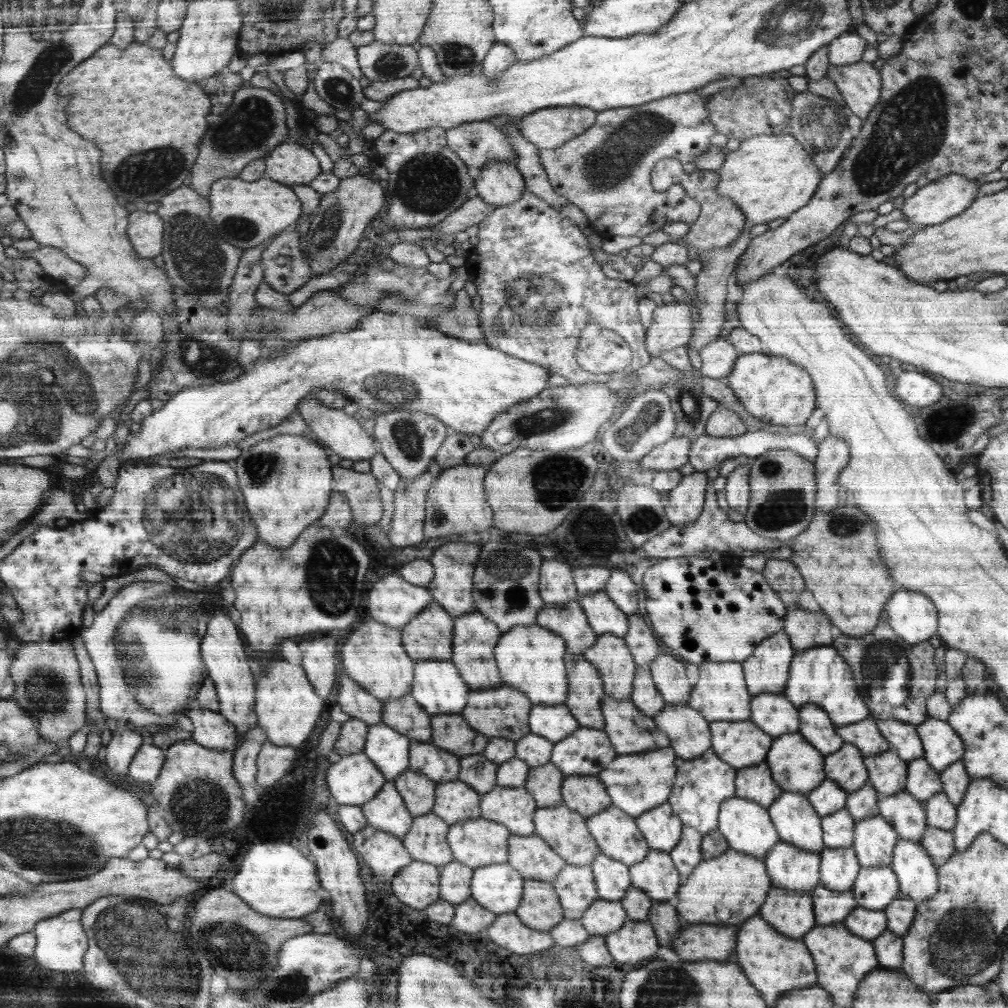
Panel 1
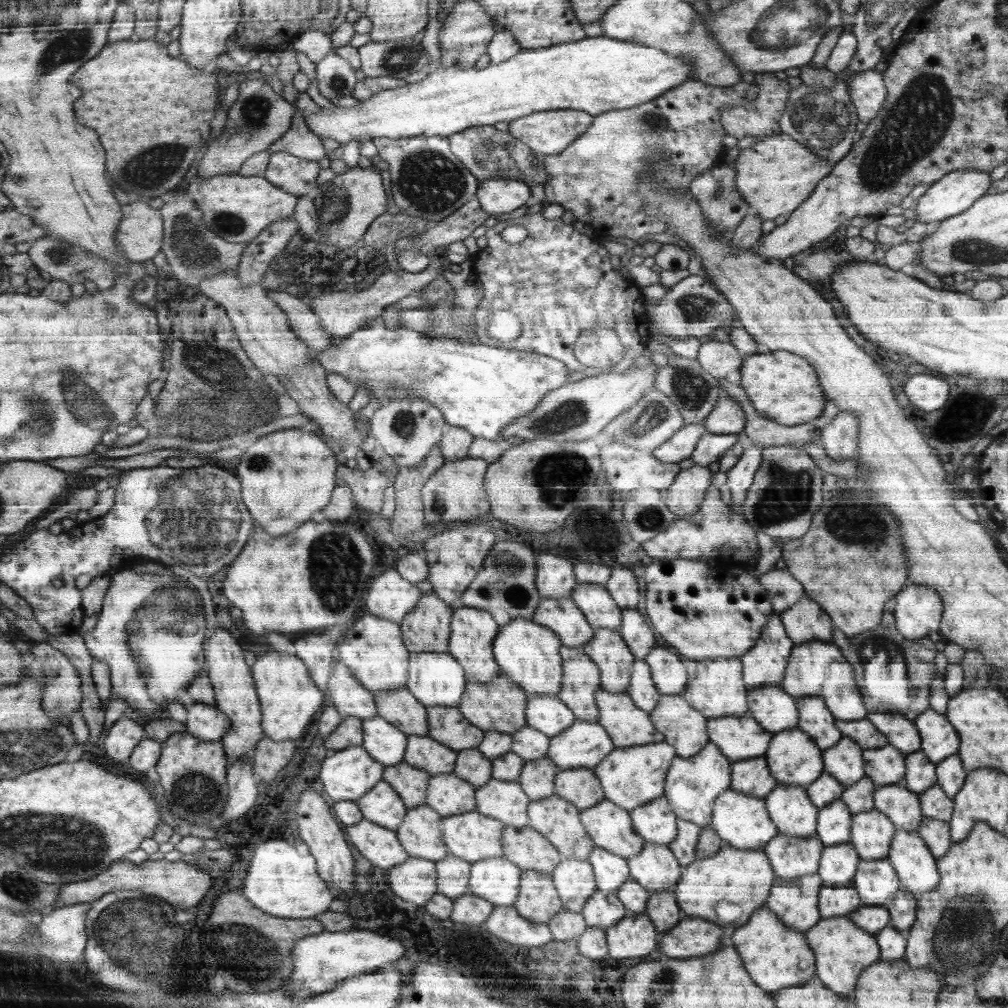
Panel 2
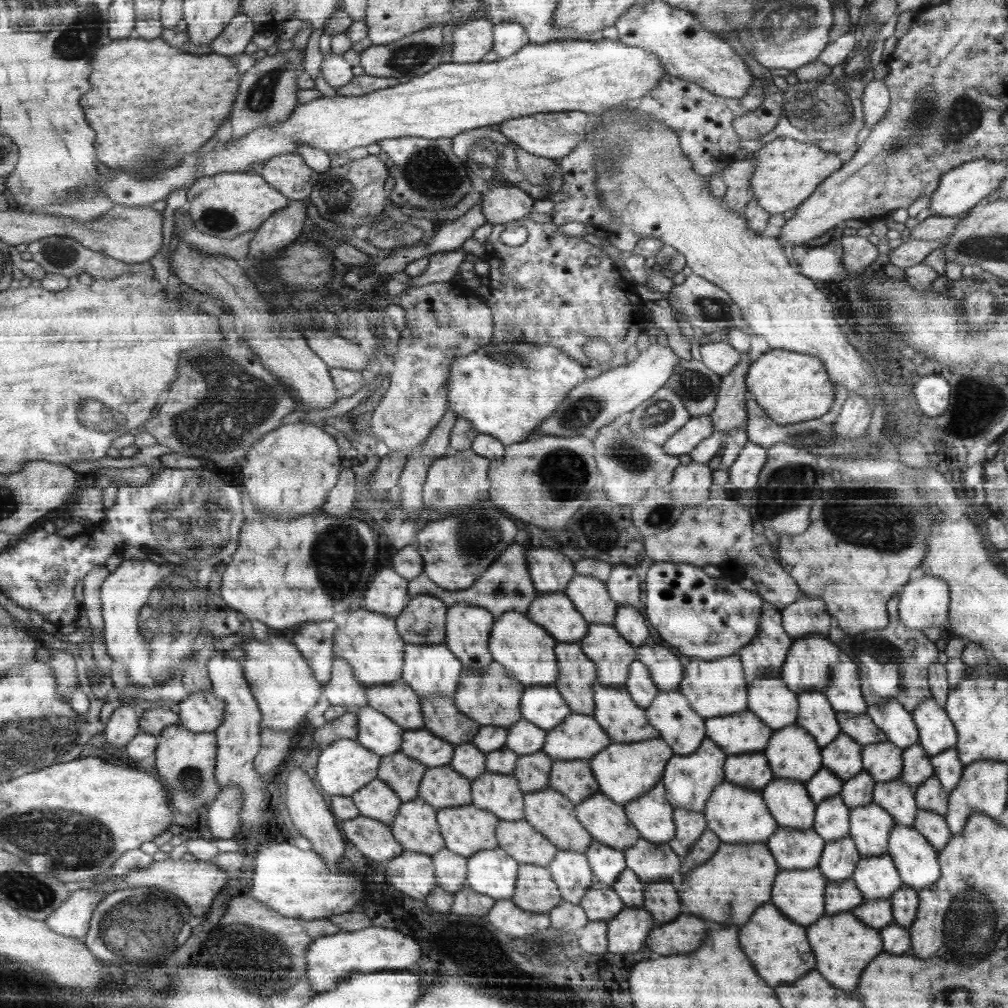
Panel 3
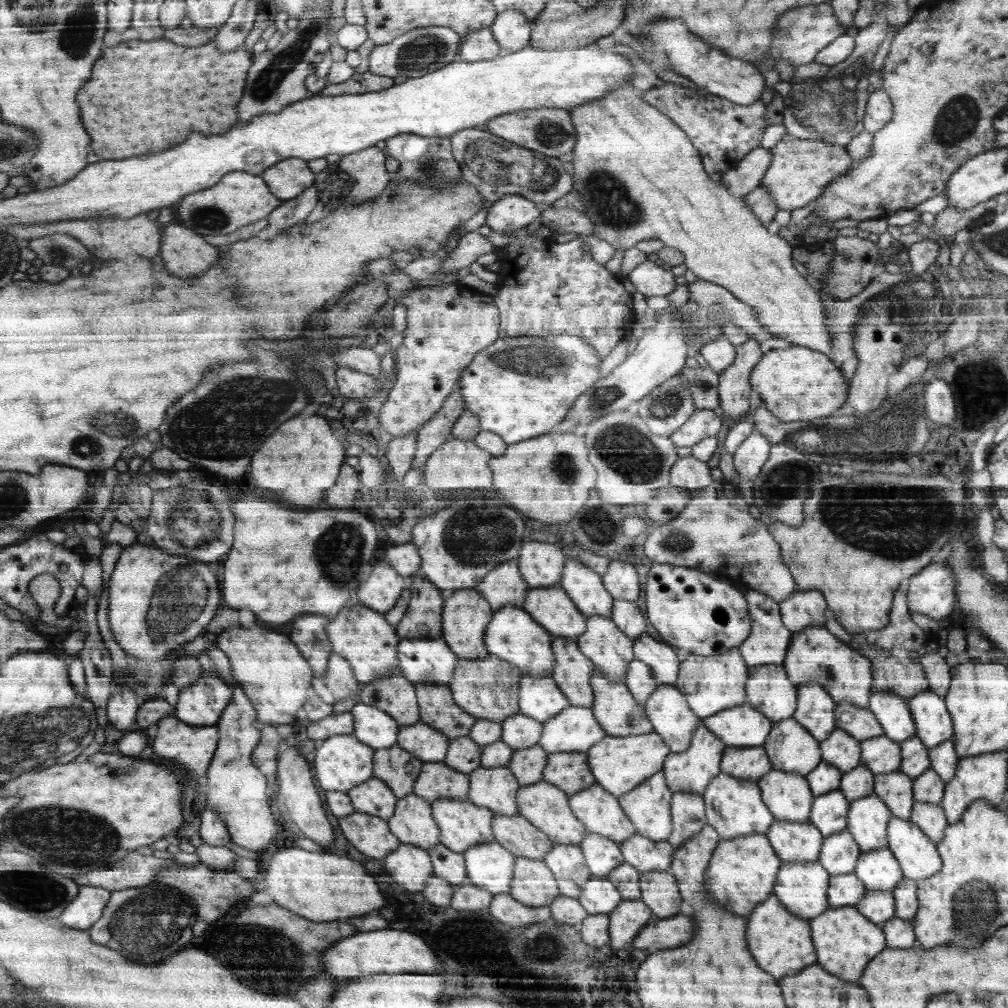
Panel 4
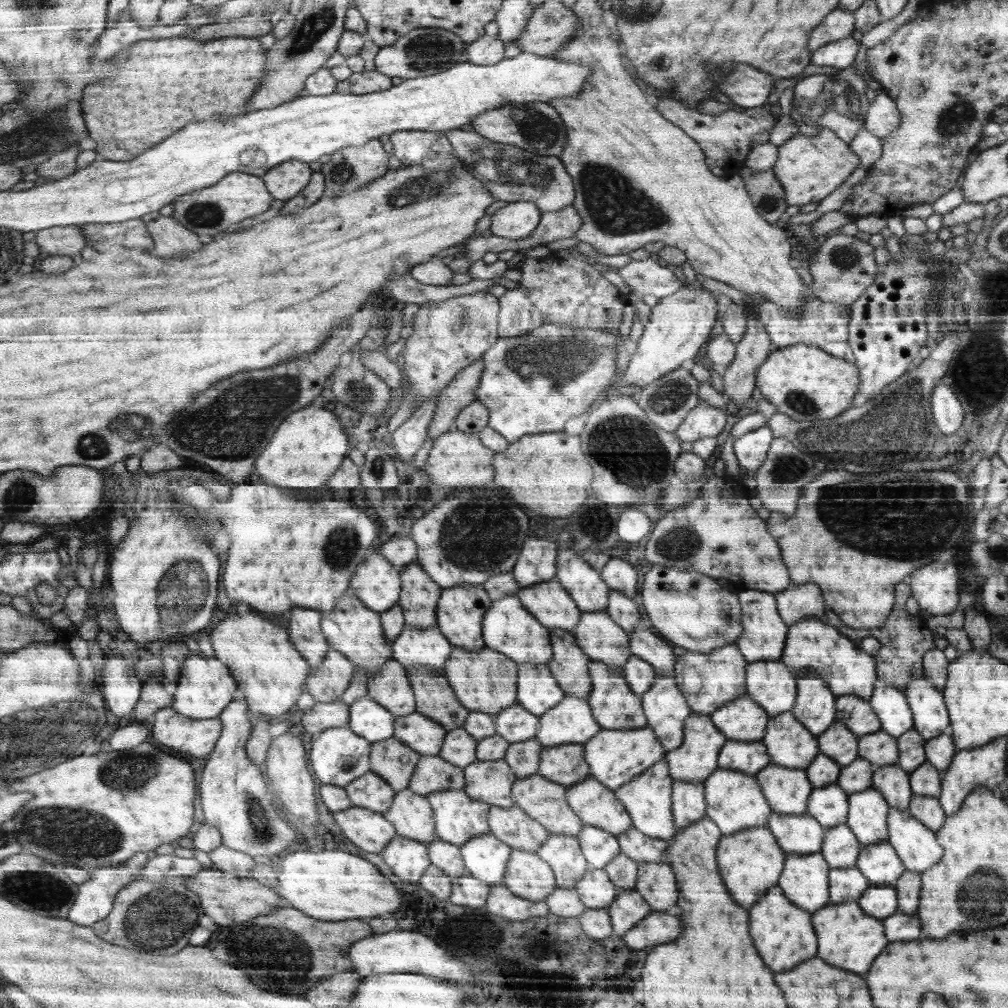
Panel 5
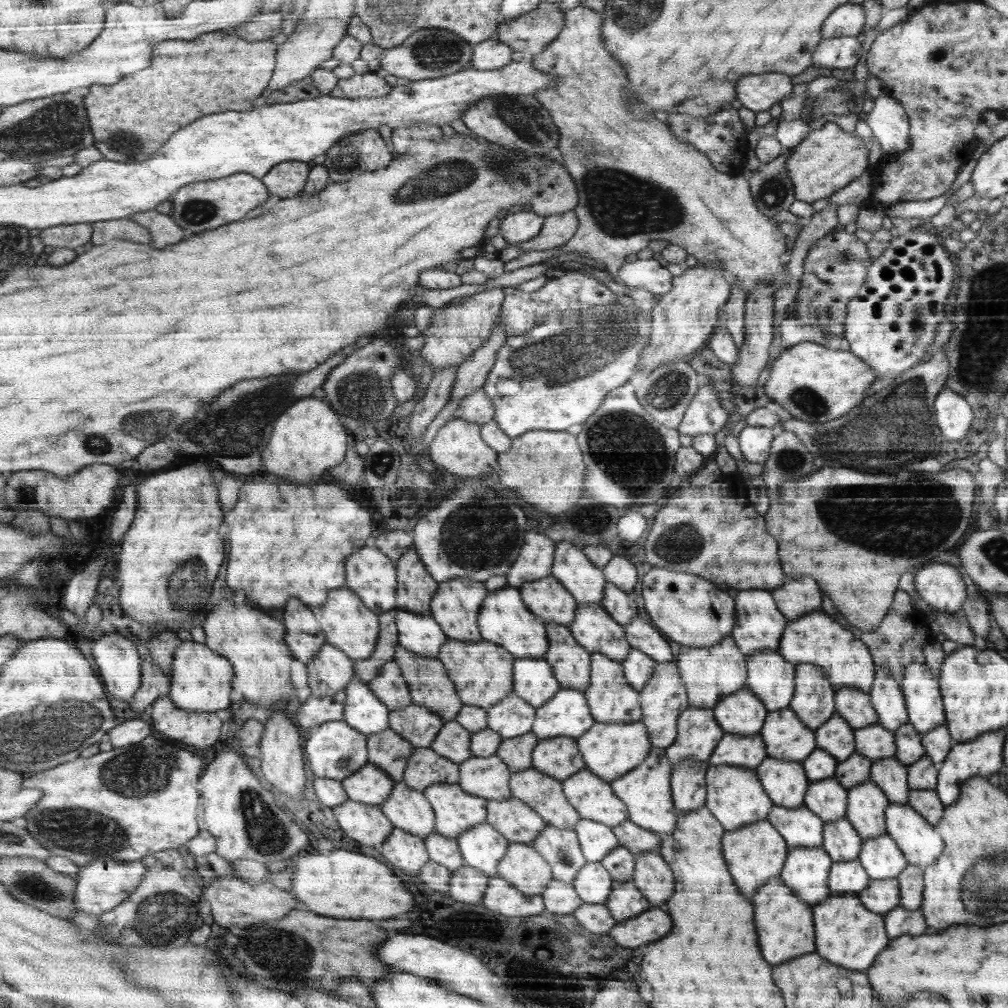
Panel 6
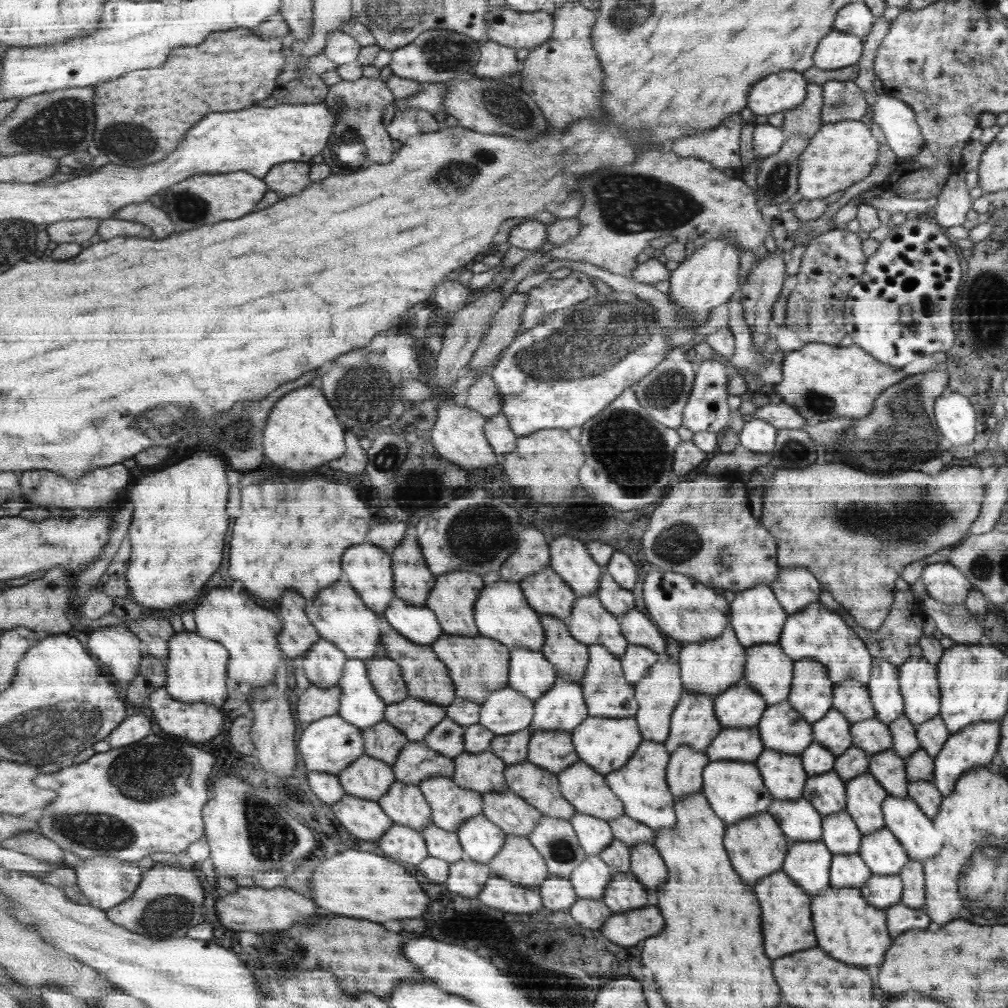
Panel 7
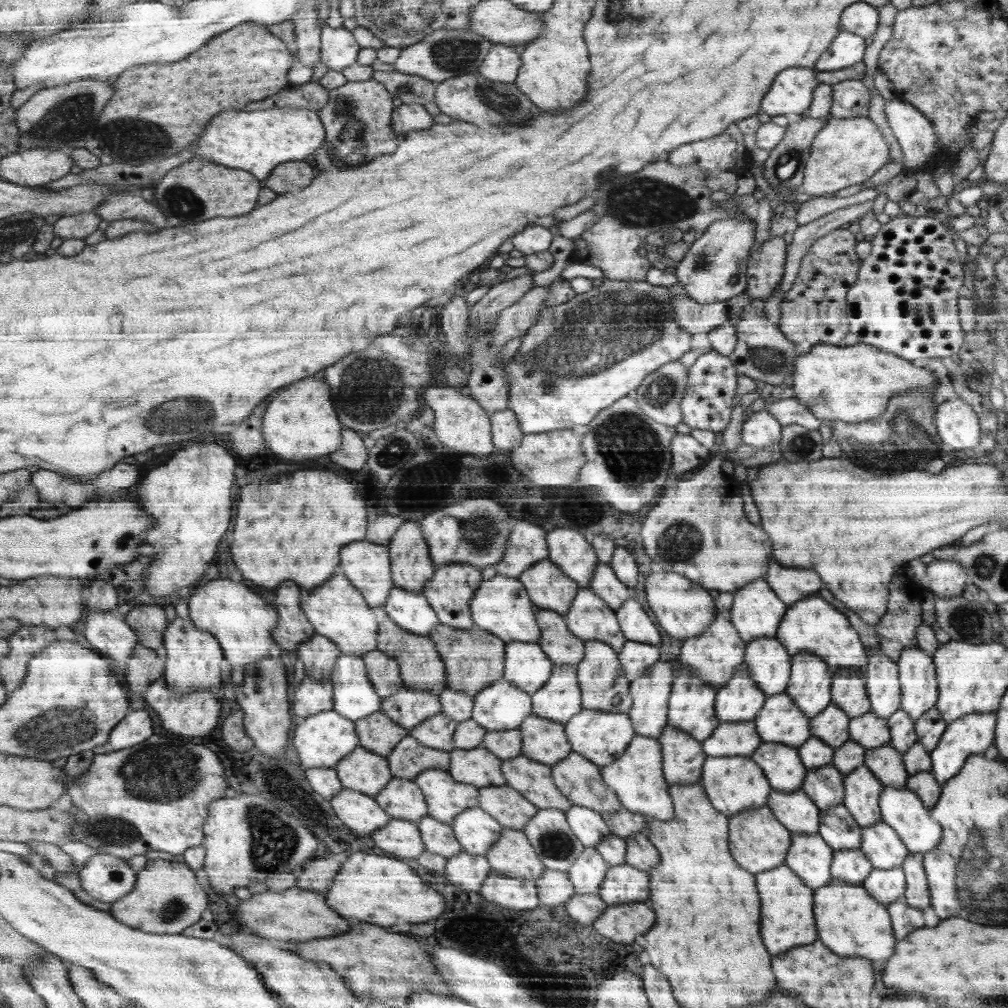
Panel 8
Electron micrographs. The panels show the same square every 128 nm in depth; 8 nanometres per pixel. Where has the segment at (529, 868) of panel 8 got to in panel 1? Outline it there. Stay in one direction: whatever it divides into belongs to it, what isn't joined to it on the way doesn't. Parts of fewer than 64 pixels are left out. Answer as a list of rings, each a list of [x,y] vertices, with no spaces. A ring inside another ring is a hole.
[[[525,879],[524,883],[522,904],[514,913],[528,928],[549,932],[564,919],[558,892],[548,881]]]

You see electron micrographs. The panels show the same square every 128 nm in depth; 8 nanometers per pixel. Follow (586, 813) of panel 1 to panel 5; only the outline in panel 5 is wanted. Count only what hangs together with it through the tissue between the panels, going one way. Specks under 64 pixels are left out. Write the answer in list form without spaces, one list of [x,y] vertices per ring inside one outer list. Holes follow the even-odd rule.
[[[580,743],[545,747],[537,774],[566,788],[587,781],[591,768],[586,762],[586,748]]]

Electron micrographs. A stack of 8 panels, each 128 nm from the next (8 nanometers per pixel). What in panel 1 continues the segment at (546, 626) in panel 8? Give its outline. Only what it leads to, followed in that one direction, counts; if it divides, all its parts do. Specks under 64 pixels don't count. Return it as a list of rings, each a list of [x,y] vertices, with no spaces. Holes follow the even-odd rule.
[[[566,654],[567,677],[570,679],[570,692],[564,702],[580,725],[606,729],[603,717],[602,700],[606,696],[602,675],[599,669],[583,654]]]

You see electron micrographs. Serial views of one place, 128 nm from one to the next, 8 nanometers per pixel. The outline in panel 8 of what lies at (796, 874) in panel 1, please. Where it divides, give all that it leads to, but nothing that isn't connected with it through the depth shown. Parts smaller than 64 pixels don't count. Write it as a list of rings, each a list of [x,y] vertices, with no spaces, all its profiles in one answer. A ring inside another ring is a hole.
[[[802,788],[796,792],[776,790],[776,794],[772,794],[772,802],[768,802],[766,806],[770,807],[775,818],[793,833],[818,834],[818,808]]]

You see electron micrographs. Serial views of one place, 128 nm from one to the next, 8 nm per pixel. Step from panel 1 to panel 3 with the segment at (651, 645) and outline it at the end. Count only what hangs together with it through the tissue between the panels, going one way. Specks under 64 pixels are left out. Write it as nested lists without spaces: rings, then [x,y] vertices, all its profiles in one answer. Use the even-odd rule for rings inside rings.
[[[622,604],[612,625],[628,642],[632,642],[632,646],[642,646],[650,642],[646,620],[638,612],[637,606]]]

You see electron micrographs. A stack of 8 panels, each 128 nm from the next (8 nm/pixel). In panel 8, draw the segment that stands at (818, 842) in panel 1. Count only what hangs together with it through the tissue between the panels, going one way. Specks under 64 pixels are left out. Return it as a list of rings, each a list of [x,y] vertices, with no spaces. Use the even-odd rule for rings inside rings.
[[[763,743],[751,757],[760,767],[773,790],[796,792],[803,787],[807,768],[796,747]]]

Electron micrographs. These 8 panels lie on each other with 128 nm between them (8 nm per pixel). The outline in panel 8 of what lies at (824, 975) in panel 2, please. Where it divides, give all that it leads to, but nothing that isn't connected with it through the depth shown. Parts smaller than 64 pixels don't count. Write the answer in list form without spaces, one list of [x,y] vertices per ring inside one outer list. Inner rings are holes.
[[[832,880],[828,886],[813,890],[813,902],[818,940],[828,942],[836,954],[868,960],[886,960],[894,954],[890,911],[887,905],[872,898],[866,887]]]

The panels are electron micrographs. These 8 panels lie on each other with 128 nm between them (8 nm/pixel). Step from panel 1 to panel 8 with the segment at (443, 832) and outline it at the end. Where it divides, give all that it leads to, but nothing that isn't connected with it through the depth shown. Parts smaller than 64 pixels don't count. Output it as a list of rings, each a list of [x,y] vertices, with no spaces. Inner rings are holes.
[[[392,779],[374,798],[392,819],[406,819],[418,824],[430,814],[422,788],[410,779]]]

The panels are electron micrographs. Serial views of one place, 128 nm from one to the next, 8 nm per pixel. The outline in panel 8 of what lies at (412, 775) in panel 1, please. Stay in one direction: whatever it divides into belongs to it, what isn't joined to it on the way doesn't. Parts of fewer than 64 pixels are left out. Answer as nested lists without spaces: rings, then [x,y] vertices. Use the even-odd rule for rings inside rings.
[[[381,710],[370,717],[355,721],[355,730],[359,735],[359,746],[376,754],[388,757],[402,738],[410,731],[388,718]]]

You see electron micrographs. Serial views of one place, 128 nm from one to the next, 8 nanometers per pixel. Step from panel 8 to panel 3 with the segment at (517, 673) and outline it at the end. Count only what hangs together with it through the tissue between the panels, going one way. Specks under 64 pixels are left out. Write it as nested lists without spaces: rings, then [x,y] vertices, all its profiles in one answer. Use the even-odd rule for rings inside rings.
[[[554,684],[524,689],[522,720],[535,723],[536,726],[548,731],[562,725],[572,713],[571,707]]]

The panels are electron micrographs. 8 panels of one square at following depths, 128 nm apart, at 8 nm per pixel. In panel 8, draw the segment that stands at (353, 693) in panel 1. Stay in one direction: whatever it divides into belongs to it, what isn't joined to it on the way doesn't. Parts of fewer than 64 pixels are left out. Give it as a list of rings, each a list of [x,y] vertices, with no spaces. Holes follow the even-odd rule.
[[[320,634],[300,643],[297,650],[298,658],[304,663],[305,674],[316,679],[329,679],[342,653],[335,642]]]

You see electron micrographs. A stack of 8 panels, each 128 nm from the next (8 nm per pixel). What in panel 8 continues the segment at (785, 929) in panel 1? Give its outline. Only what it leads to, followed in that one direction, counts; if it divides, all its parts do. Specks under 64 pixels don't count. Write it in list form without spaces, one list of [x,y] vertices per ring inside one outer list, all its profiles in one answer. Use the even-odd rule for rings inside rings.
[[[796,833],[785,864],[812,890],[816,890],[830,882],[832,856],[835,856],[832,846],[819,834]]]

